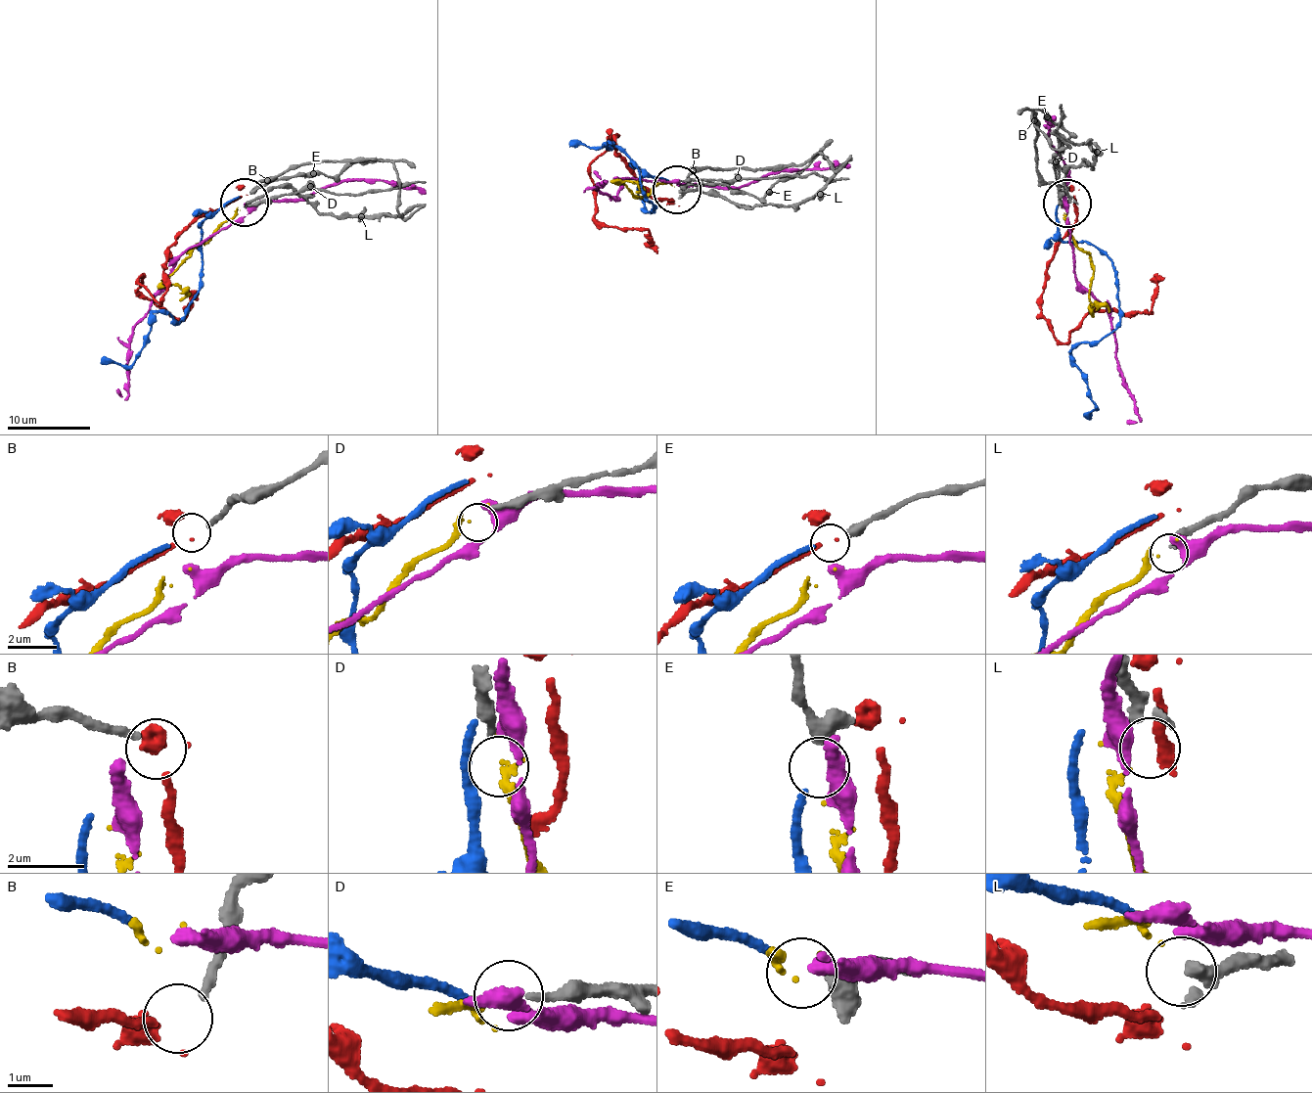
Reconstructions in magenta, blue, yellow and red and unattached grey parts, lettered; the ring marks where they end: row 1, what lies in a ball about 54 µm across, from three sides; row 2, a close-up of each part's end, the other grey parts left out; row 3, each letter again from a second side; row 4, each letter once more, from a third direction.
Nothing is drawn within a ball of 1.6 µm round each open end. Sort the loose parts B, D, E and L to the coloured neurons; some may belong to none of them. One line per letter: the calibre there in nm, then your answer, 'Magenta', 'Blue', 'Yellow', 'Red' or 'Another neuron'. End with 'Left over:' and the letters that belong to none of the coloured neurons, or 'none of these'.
B: Thickness 190 nm. Red
D: Thickness 190 nm. Yellow
E: Thickness 480 nm. Blue
L: Thickness 280 nm. Another neuron
Left over: L

